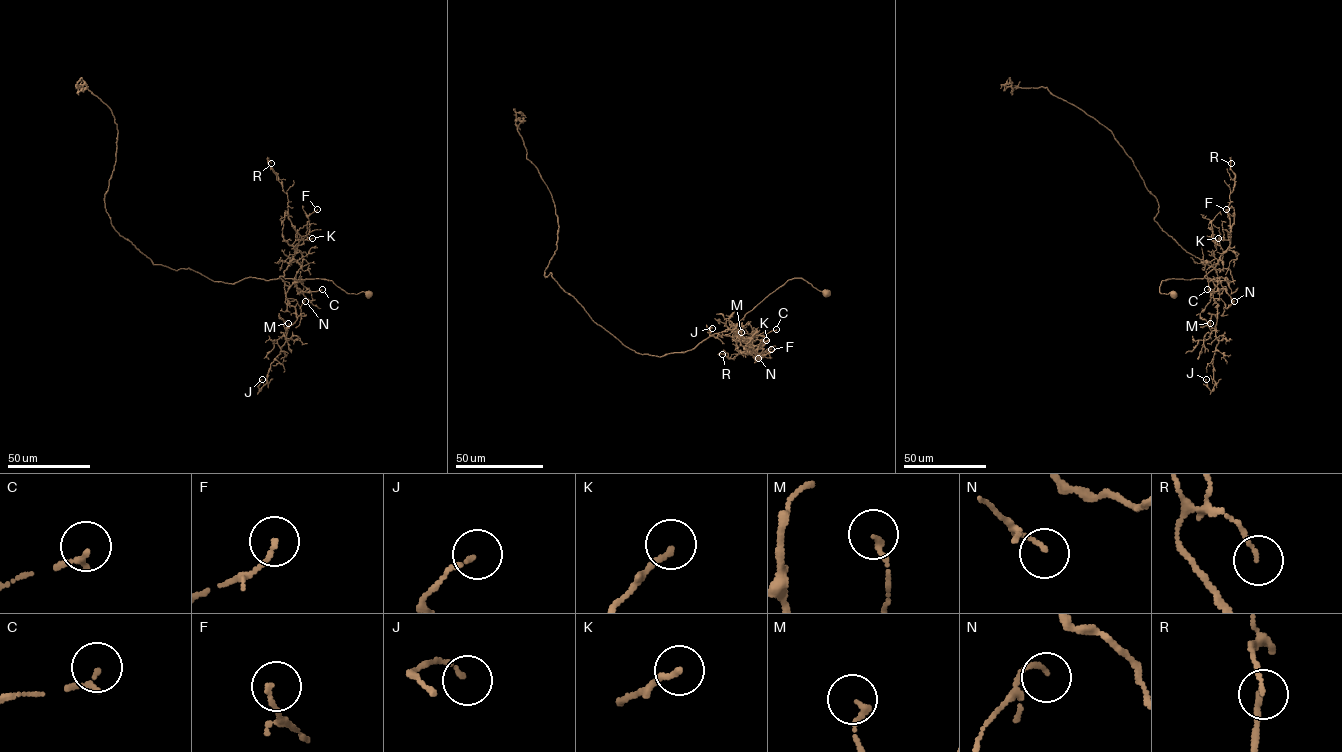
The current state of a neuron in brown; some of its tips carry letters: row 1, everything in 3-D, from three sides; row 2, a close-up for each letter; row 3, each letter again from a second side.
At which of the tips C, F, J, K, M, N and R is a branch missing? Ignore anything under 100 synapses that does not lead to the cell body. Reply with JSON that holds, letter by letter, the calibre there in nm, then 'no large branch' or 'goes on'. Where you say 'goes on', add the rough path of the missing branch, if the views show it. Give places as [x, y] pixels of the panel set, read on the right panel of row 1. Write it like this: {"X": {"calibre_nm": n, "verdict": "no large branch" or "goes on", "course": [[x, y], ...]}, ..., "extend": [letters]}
{"C": {"calibre_nm": 140, "verdict": "no large branch"}, "F": {"calibre_nm": 100, "verdict": "no large branch"}, "J": {"calibre_nm": 110, "verdict": "no large branch"}, "K": {"calibre_nm": 180, "verdict": "no large branch"}, "M": {"calibre_nm": 170, "verdict": "no large branch"}, "N": {"calibre_nm": 120, "verdict": "no large branch"}, "R": {"calibre_nm": 110, "verdict": "no large branch"}, "extend": []}

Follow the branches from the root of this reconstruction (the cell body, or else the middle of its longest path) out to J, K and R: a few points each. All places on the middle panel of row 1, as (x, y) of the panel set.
J: (826, 292), (793, 278), (730, 327), (736, 337), (749, 340), (715, 338), (708, 330), (712, 328)
K: (826, 292), (801, 278), (793, 278), (768, 295), (735, 326), (736, 333), (751, 353), (766, 340)
R: (826, 292), (801, 278), (788, 280), (735, 326), (751, 354), (740, 351), (732, 358), (722, 354)

